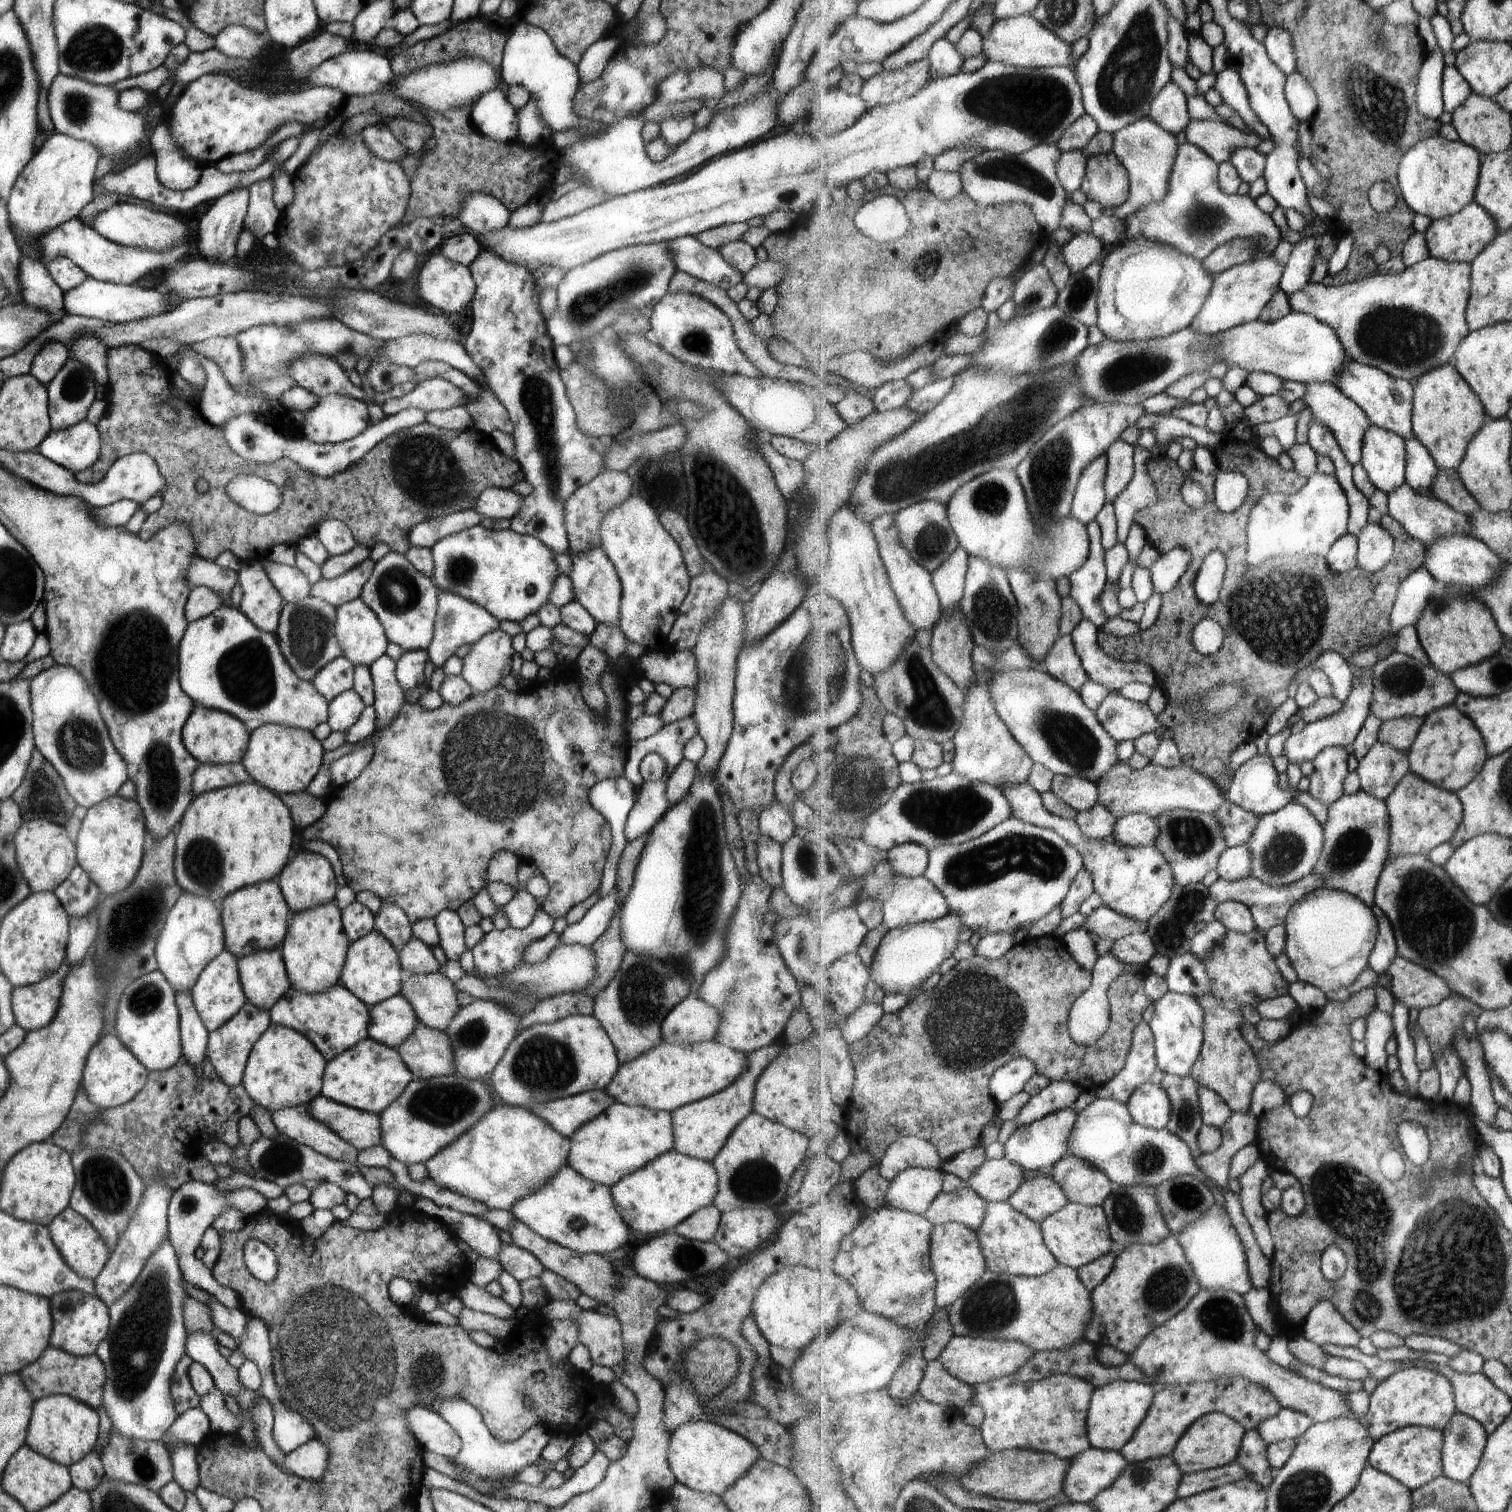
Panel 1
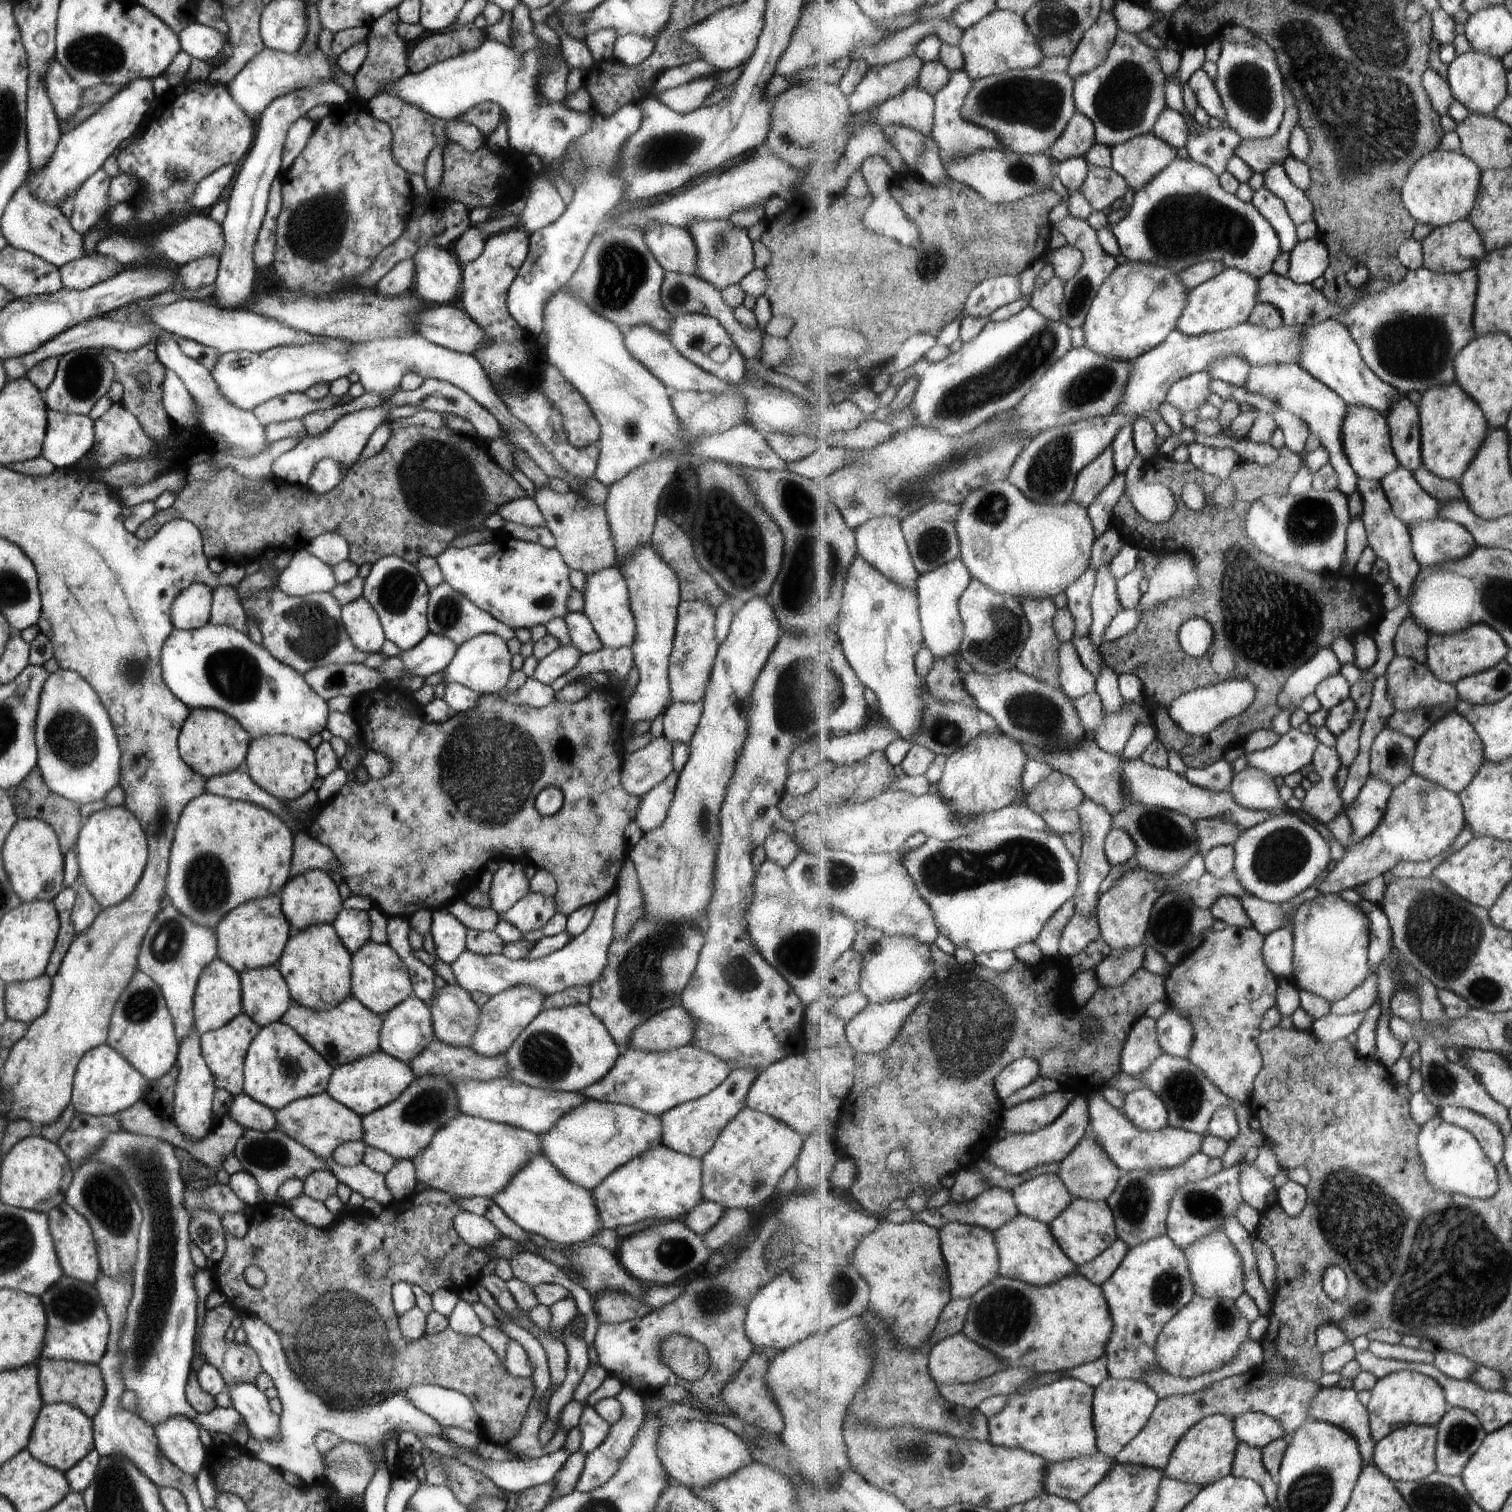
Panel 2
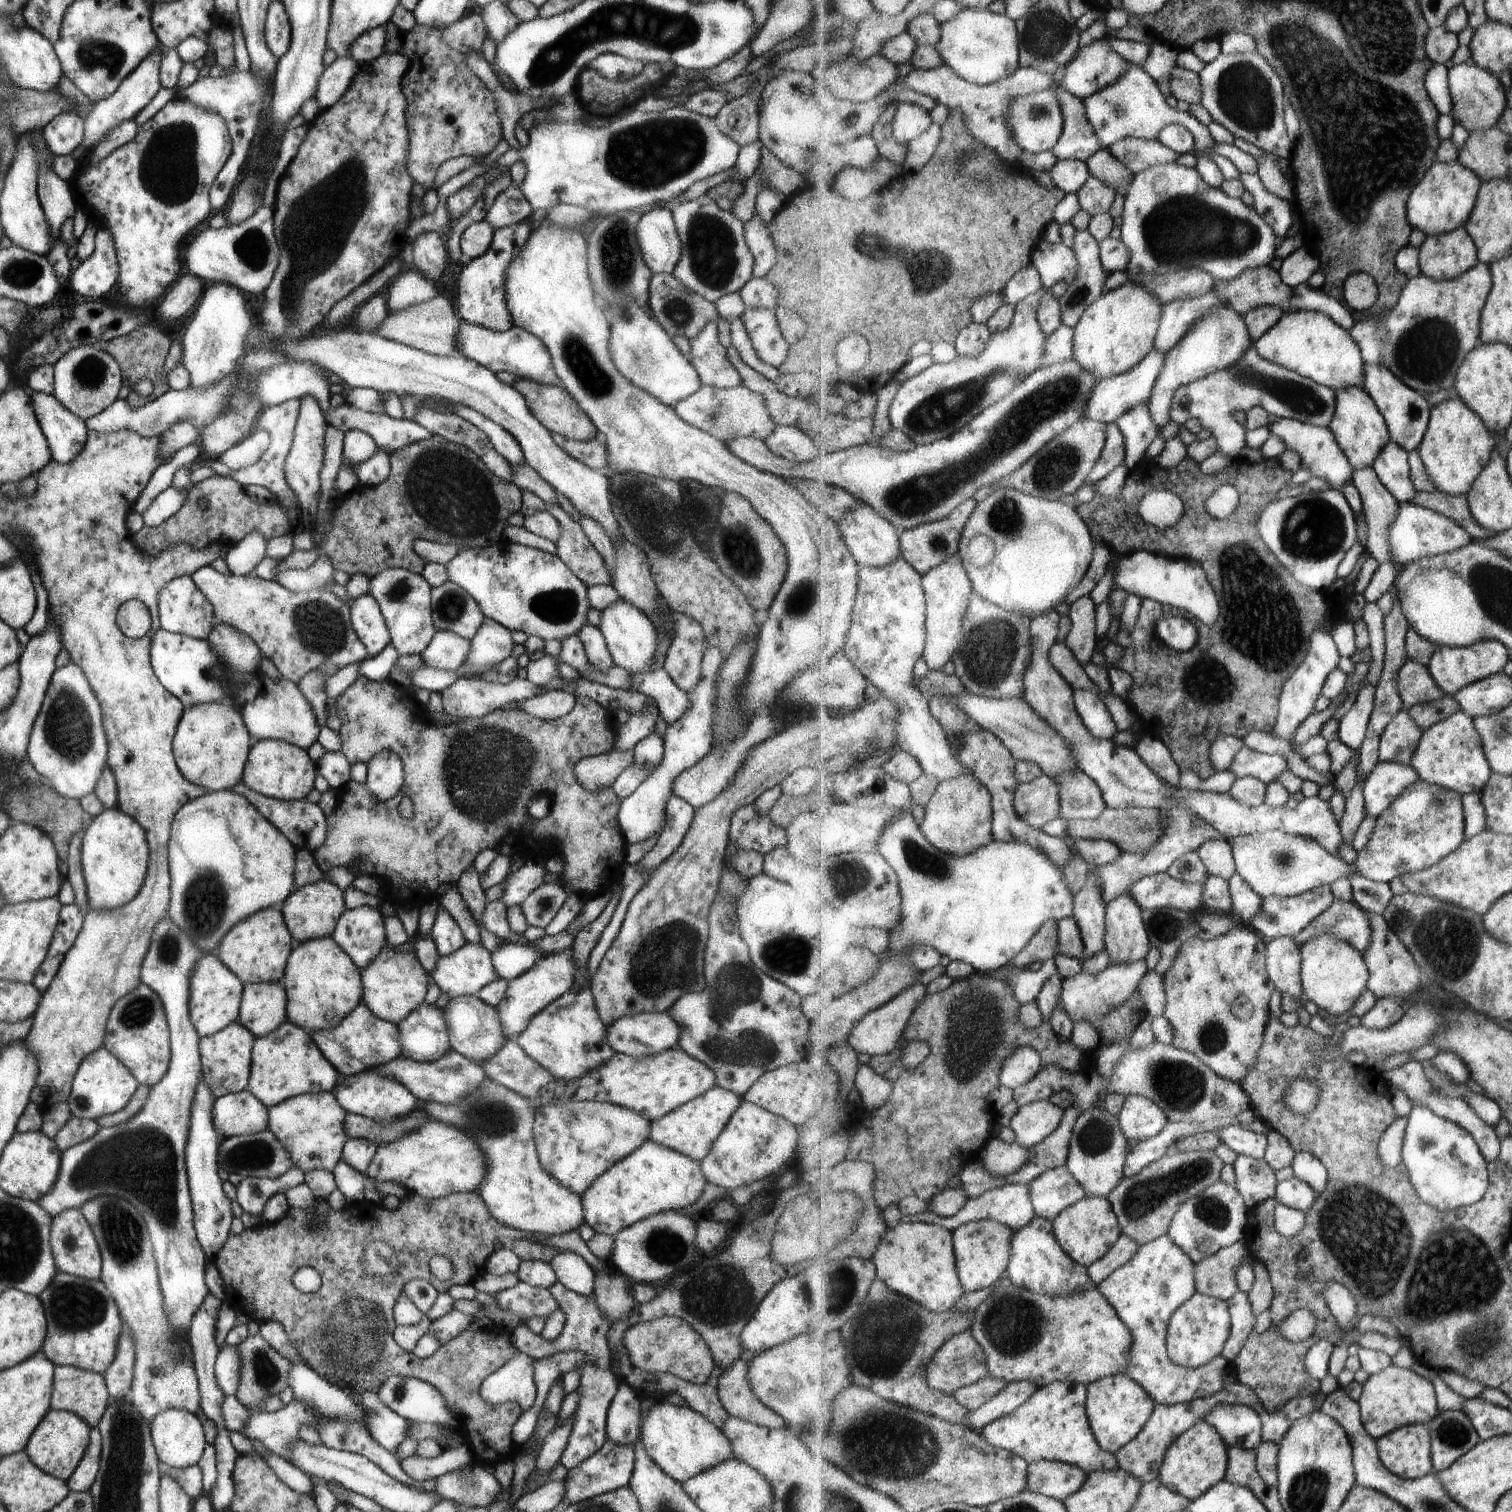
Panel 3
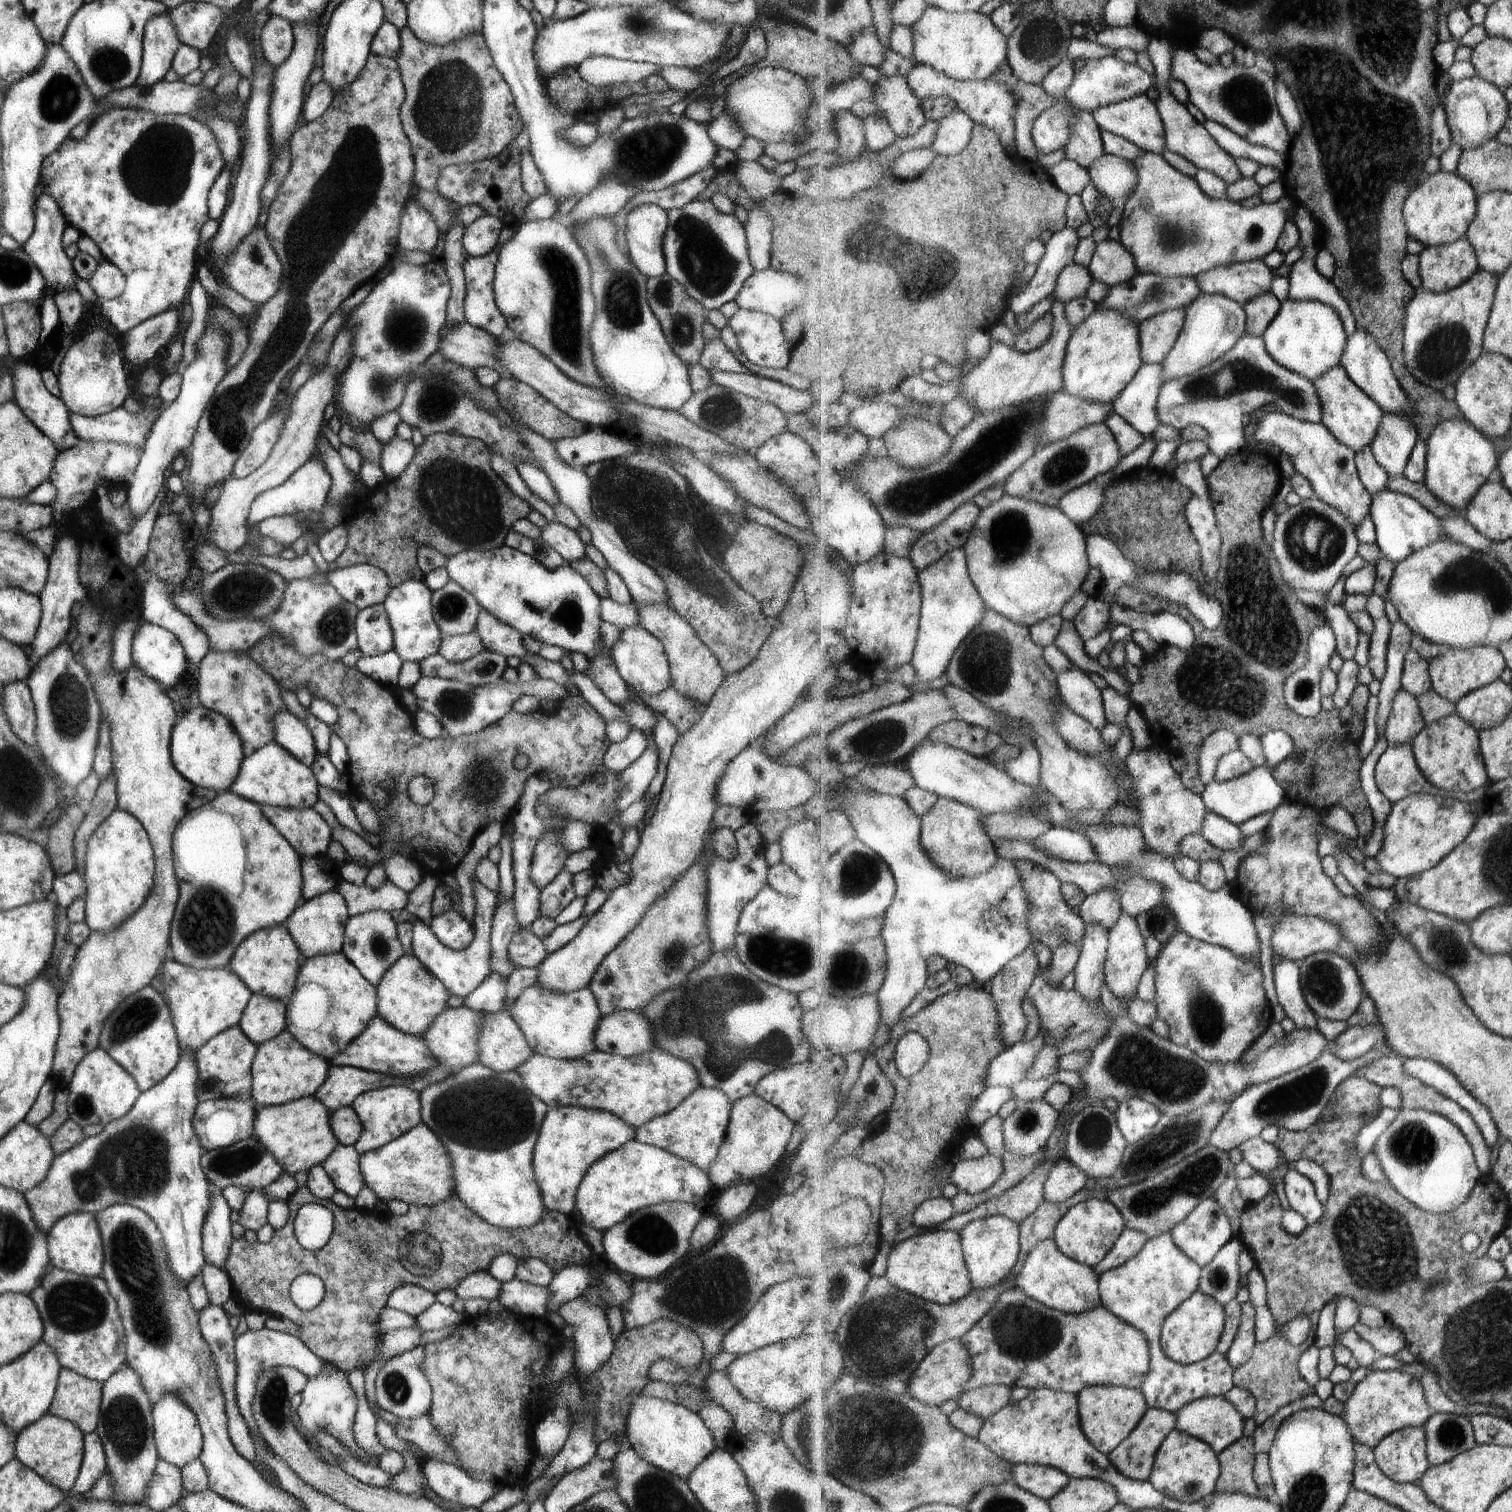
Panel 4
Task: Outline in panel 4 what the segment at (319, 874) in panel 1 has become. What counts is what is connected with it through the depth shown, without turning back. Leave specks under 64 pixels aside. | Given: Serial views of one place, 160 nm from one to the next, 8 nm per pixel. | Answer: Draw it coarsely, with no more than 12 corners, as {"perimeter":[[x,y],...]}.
{"perimeter":[[325,891],[283,925],[300,959],[341,951],[343,897]]}

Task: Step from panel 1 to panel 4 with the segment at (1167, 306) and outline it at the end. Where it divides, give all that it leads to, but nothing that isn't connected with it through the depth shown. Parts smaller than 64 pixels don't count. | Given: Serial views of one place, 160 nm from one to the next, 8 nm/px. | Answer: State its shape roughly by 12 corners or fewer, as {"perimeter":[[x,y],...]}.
{"perimeter":[[1098,308],[1074,329],[1063,388],[1112,404],[1143,366],[1140,324]]}

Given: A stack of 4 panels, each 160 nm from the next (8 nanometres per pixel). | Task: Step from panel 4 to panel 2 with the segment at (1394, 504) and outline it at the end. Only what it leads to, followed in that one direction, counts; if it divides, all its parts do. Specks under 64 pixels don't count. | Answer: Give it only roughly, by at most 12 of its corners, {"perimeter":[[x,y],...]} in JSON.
{"perimeter":[[1429,519],[1407,526],[1422,566],[1476,548],[1462,524]]}

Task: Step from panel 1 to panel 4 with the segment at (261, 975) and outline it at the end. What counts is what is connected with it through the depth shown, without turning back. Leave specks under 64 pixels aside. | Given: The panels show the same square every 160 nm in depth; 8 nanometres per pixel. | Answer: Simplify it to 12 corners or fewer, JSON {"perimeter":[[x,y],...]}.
{"perimeter":[[252,993],[239,1028],[256,1045],[285,1029],[285,1001]]}

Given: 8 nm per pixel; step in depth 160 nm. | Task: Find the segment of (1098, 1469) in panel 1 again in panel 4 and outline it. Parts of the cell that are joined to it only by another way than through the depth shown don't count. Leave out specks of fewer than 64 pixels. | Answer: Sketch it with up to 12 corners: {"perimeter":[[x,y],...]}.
{"perimeter":[[1014,1465],[1021,1488],[1046,1501],[1071,1480],[1058,1468]]}

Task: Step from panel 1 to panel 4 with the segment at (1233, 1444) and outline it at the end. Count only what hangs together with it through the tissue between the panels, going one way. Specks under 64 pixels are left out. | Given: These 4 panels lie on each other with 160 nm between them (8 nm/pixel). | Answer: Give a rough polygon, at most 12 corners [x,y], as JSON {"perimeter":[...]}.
{"perimeter":[[1175,1428],[1149,1481],[1192,1503],[1216,1492],[1221,1471],[1210,1444]]}

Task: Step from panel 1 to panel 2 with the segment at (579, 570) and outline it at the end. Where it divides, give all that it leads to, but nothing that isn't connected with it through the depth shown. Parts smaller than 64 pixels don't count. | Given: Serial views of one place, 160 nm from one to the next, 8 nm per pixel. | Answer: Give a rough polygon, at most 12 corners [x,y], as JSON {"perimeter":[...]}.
{"perimeter":[[611,566],[586,576],[582,613],[603,647],[636,635],[628,590]]}

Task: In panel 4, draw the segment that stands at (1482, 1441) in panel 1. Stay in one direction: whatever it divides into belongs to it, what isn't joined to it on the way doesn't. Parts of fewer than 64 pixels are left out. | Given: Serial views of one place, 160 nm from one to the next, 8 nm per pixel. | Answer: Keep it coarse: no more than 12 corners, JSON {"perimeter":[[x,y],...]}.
{"perimeter":[[1453,1413],[1424,1424],[1432,1466],[1475,1448],[1474,1424]]}

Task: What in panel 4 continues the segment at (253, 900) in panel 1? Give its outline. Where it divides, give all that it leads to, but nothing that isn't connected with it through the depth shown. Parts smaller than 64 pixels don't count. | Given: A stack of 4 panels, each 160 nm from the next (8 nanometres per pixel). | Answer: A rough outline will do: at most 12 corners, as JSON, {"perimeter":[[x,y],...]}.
{"perimeter":[[283,924],[246,936],[227,966],[286,1001],[300,954]]}

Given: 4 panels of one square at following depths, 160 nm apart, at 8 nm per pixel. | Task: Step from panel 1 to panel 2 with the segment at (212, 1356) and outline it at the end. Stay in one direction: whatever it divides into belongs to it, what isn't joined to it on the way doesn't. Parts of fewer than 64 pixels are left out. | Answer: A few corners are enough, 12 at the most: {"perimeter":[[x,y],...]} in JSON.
{"perimeter":[[255,1385],[225,1388],[248,1434],[277,1437],[279,1415]]}

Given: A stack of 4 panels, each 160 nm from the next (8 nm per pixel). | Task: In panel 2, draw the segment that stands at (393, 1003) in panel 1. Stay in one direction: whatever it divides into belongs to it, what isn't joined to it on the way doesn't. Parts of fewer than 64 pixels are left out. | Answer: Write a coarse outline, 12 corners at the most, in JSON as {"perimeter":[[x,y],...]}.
{"perimeter":[[413,995],[382,1016],[381,1050],[409,1064],[433,1040],[430,1008]]}

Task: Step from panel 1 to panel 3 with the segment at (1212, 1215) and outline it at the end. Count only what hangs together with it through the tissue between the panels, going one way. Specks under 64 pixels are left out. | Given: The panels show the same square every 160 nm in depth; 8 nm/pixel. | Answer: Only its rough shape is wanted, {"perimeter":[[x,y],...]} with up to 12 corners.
{"perimeter":[[1240,1241],[1195,1264],[1198,1293],[1231,1301],[1248,1253]]}

